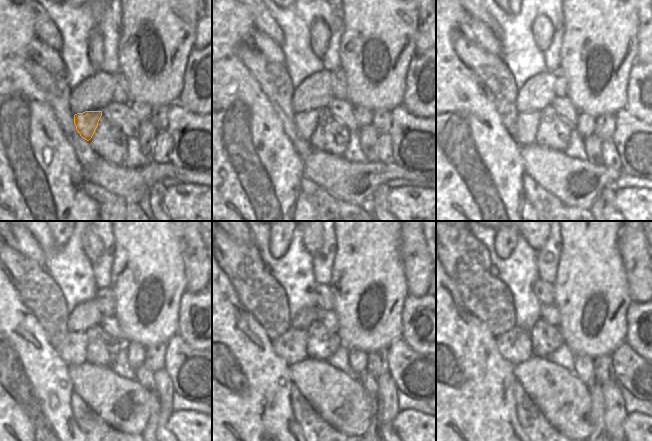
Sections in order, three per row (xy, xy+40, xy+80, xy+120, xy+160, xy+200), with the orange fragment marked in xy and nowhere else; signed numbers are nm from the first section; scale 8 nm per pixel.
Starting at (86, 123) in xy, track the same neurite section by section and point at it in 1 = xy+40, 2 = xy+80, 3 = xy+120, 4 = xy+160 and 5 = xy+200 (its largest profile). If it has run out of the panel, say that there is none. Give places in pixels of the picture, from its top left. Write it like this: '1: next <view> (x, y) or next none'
1: next xy+40 (306, 122)
2: next xy+80 (527, 124)
3: next xy+120 (72, 350)
4: next xy+160 (291, 346)
5: next xy+200 (515, 345)

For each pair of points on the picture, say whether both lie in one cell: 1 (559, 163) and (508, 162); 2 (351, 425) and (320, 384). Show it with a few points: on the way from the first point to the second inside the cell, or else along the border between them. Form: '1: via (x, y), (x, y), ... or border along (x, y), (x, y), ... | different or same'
1: border along (520, 146), (523, 169), (526, 172) | different
2: via (350, 414), (346, 406), (331, 392) | same

